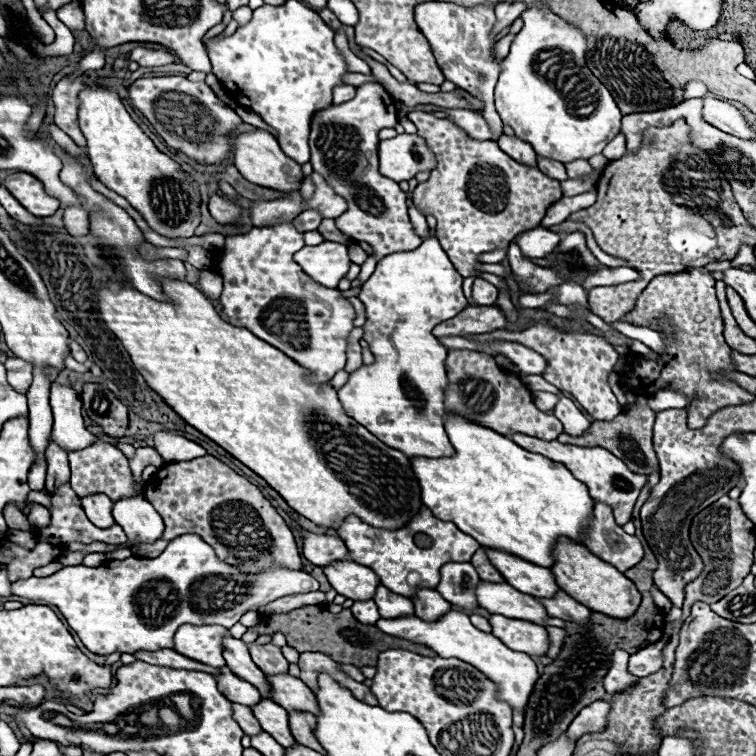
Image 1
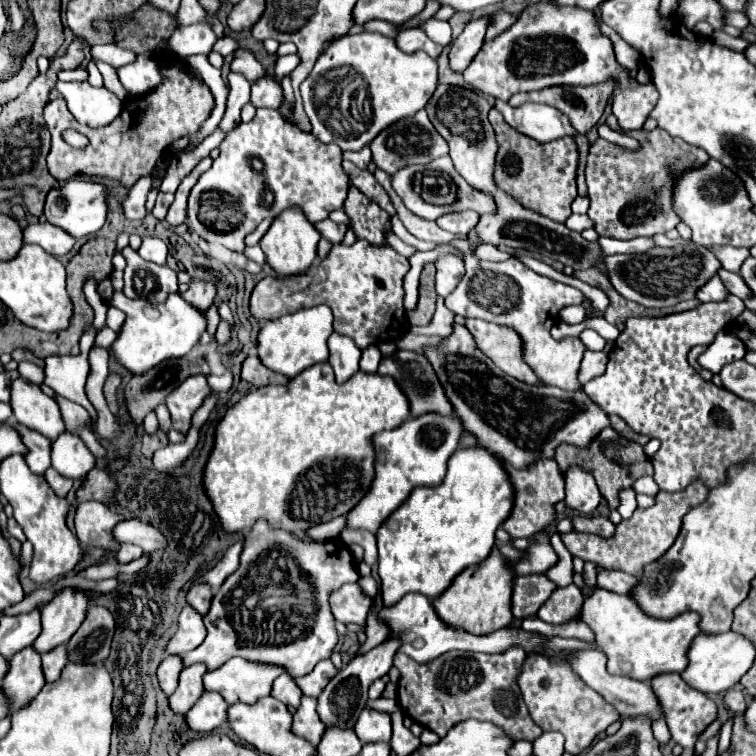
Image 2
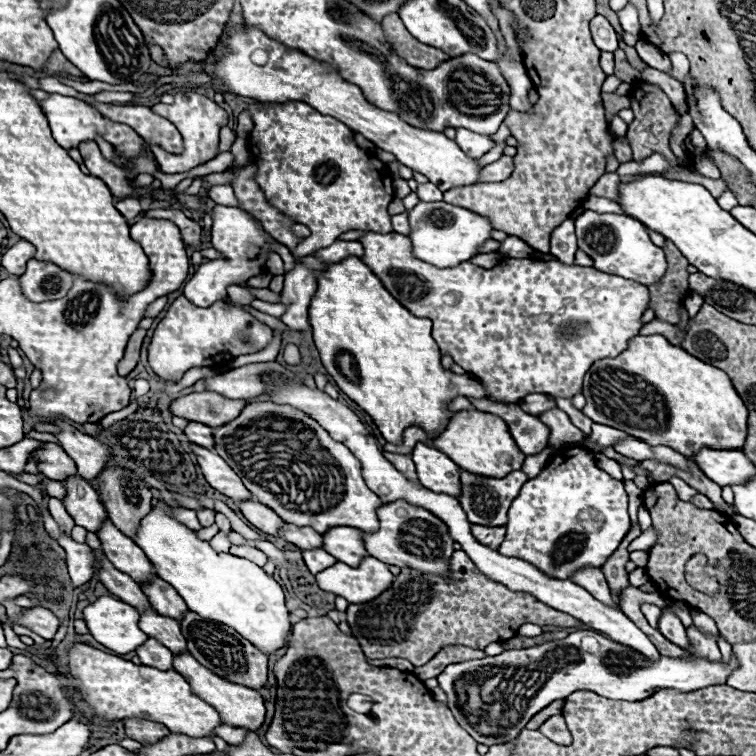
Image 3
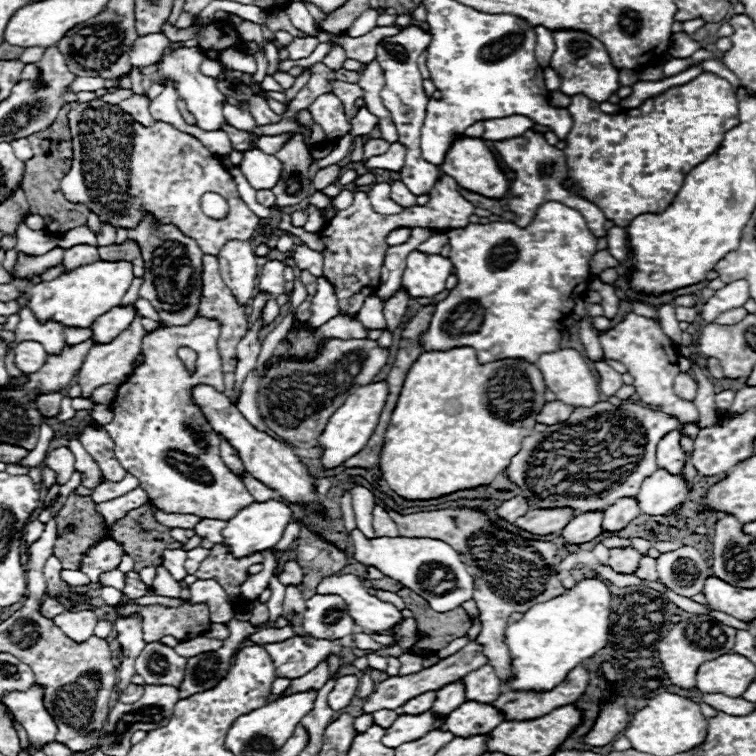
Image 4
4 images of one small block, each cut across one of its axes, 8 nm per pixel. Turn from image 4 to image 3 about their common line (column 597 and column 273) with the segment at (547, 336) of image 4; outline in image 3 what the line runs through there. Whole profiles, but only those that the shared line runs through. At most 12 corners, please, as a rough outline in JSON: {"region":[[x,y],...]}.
{"region":[[212,208],[212,248],[184,284],[196,306],[266,272],[274,238],[240,208]]}

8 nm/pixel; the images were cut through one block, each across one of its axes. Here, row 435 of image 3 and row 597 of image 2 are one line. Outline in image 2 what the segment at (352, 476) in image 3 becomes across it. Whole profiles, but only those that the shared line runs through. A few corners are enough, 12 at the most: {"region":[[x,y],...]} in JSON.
{"region":[[272,530],[204,616],[184,666],[230,658],[314,668],[338,638],[332,588],[356,582],[340,538]]}

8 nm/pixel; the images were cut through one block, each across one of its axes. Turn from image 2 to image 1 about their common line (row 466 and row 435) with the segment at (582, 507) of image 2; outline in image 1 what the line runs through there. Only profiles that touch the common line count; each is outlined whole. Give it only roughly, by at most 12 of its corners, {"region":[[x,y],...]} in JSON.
{"region":[[562,394],[554,416],[564,432],[580,436],[590,420]]}

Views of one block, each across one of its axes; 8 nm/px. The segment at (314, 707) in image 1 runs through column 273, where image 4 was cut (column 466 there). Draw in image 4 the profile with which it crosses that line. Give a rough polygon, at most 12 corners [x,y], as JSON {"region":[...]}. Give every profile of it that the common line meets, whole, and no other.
{"region":[[486,664],[462,678],[466,700],[492,702],[502,682]]}

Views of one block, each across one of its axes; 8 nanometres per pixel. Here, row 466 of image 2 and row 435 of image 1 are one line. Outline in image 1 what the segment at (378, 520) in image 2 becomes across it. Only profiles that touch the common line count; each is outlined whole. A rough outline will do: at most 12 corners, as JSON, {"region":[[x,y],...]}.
{"region":[[436,236],[358,296],[376,356],[338,390],[408,458],[452,456],[446,348],[464,306]]}

